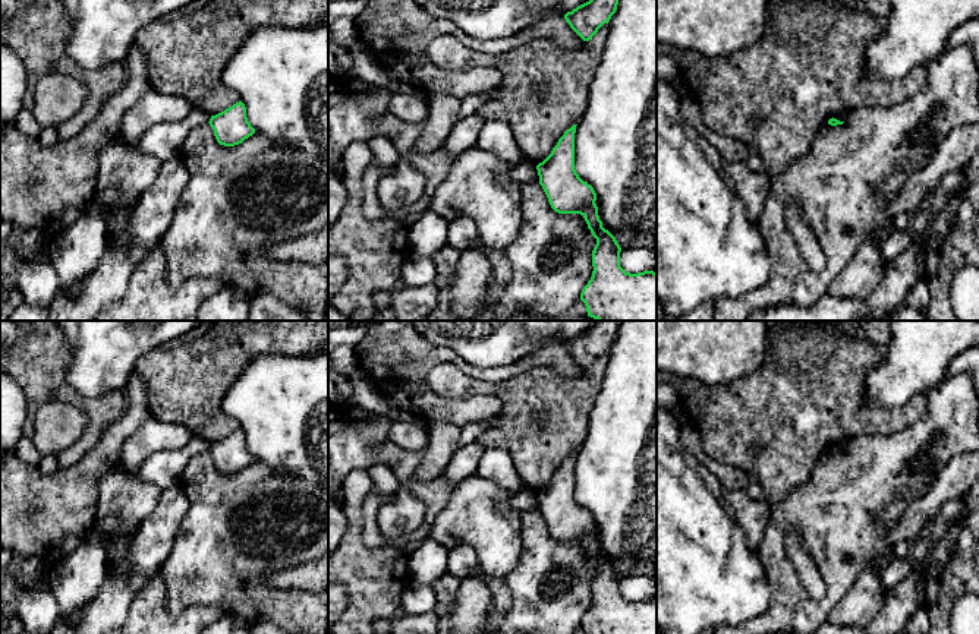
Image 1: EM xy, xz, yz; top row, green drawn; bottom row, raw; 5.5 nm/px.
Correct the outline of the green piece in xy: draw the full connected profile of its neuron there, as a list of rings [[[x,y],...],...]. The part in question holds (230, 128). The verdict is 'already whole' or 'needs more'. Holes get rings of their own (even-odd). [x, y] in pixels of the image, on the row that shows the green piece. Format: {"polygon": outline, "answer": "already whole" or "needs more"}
{"polygon": [[[242,101],[233,104],[224,111],[211,116],[210,126],[220,145],[234,146],[255,133],[246,117],[246,107]]], "answer": "already whole"}

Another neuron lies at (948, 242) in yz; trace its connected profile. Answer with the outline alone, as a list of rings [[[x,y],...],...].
[[[979,182],[951,196],[934,215],[919,245],[925,252],[923,280],[931,291],[928,318],[958,321],[951,309],[951,278],[964,265],[979,266],[975,221],[979,214]]]

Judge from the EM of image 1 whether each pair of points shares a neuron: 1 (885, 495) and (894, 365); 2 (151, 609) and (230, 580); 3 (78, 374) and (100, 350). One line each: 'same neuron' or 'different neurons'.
1: different neurons
2: different neurons
3: same neuron

